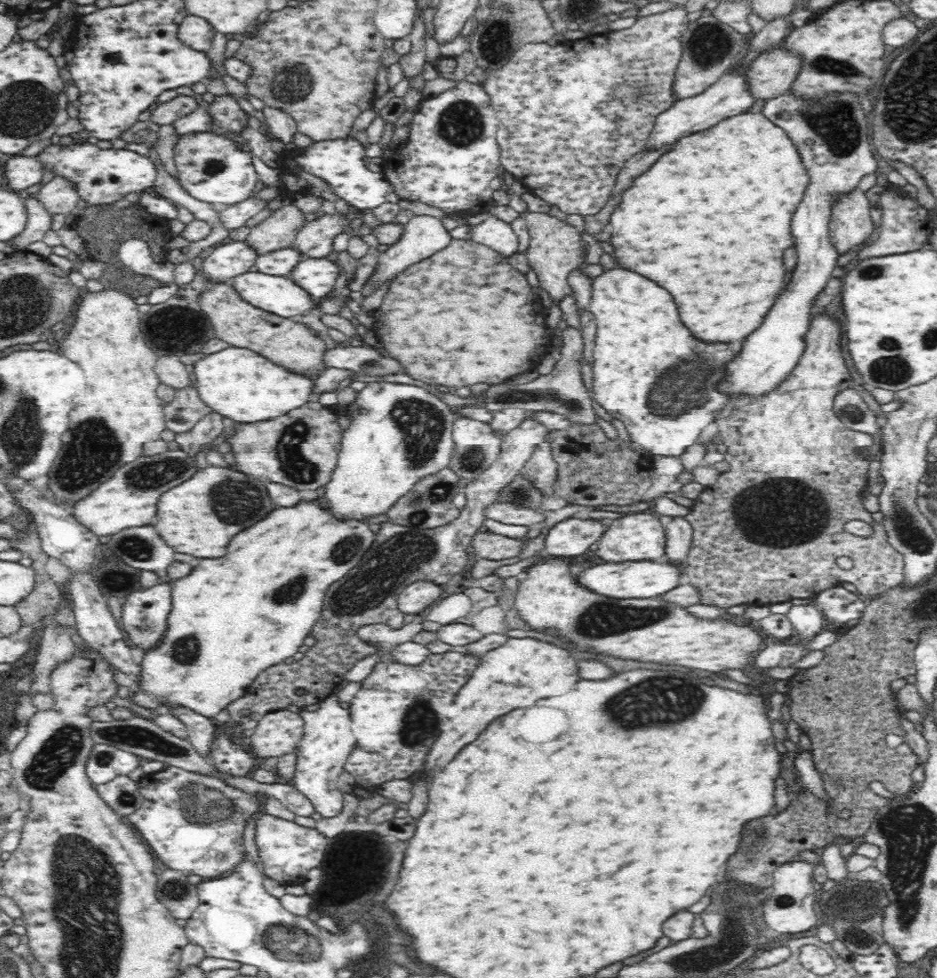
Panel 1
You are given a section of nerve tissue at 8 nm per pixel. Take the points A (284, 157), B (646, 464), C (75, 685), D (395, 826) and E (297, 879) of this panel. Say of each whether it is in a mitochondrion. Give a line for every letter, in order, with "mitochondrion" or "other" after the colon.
A: other
B: other
C: other
D: other
E: other

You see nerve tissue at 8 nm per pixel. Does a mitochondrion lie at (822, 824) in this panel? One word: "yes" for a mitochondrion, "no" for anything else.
no

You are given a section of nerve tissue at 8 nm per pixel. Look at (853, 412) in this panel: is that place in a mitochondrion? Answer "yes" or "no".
yes

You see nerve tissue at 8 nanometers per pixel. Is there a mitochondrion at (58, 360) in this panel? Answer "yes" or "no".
no

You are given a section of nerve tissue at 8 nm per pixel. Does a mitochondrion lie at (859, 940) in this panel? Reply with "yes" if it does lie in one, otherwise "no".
yes

